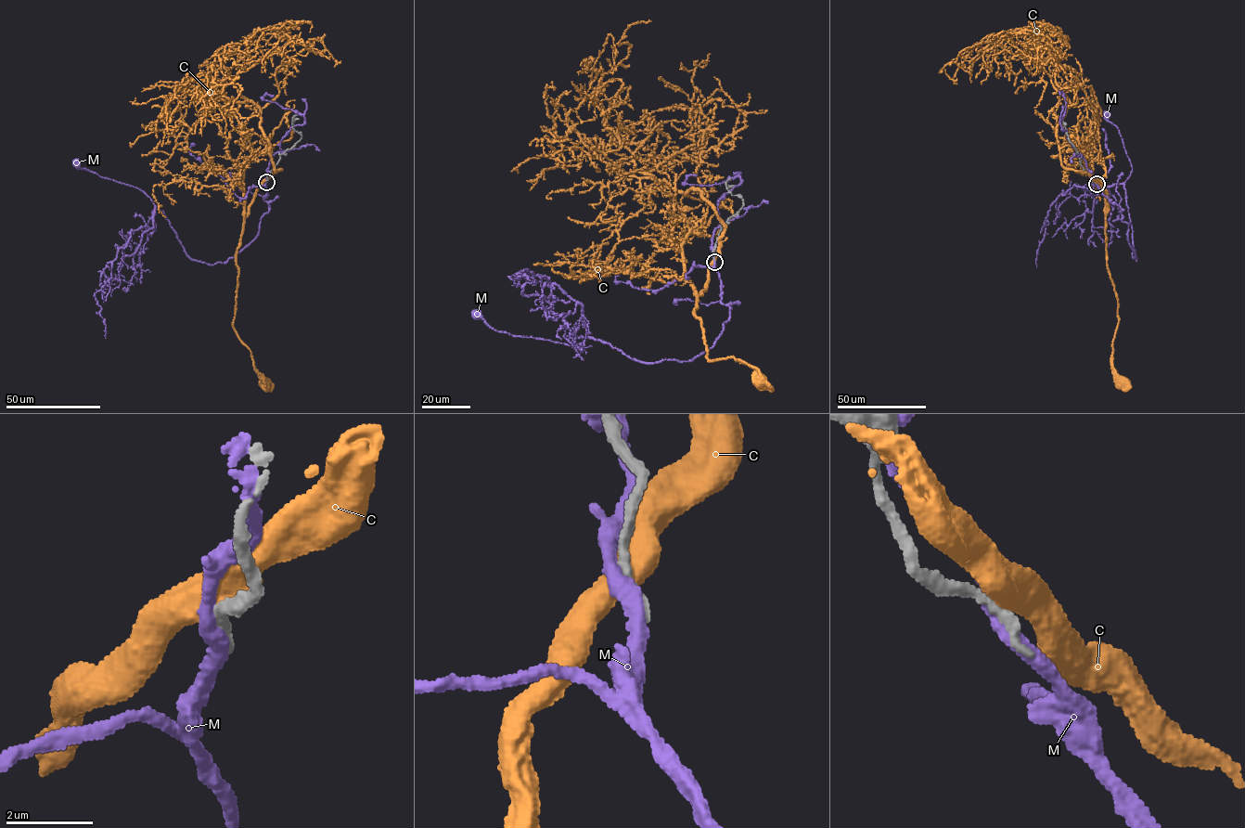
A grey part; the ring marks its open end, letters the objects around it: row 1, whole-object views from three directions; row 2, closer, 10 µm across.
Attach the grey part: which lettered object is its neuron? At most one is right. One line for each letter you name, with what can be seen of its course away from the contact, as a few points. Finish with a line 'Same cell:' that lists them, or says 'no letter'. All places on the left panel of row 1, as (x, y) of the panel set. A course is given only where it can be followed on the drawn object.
Same cell: no letter

